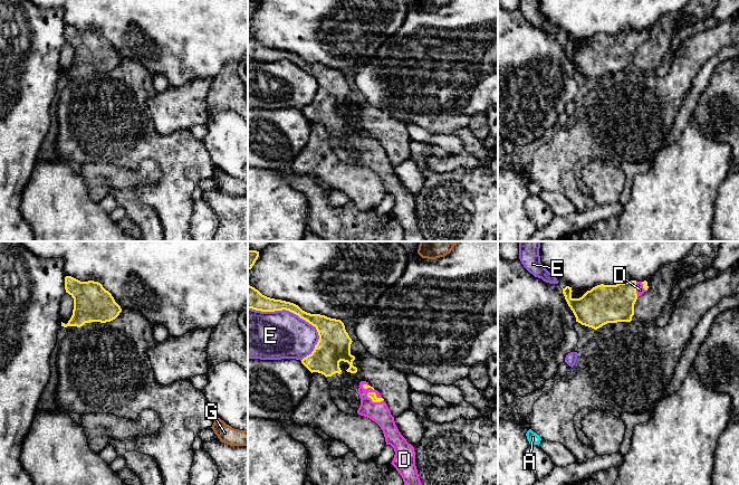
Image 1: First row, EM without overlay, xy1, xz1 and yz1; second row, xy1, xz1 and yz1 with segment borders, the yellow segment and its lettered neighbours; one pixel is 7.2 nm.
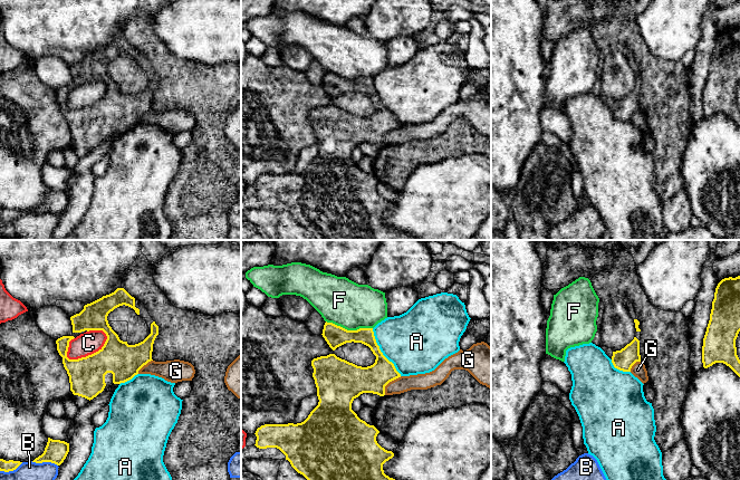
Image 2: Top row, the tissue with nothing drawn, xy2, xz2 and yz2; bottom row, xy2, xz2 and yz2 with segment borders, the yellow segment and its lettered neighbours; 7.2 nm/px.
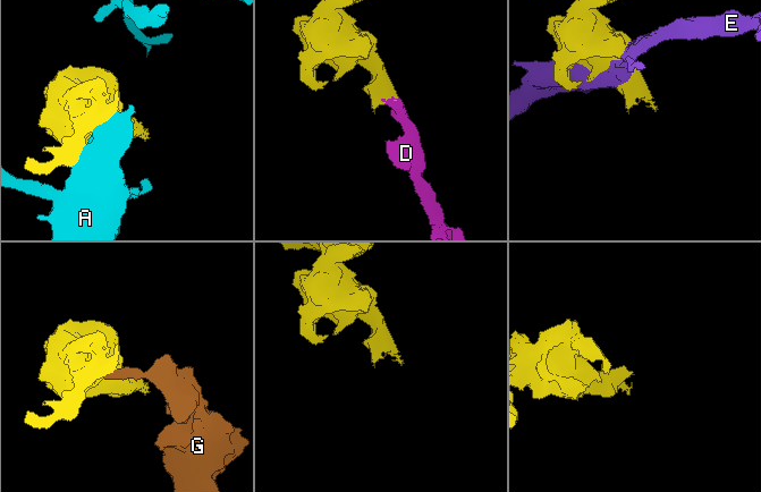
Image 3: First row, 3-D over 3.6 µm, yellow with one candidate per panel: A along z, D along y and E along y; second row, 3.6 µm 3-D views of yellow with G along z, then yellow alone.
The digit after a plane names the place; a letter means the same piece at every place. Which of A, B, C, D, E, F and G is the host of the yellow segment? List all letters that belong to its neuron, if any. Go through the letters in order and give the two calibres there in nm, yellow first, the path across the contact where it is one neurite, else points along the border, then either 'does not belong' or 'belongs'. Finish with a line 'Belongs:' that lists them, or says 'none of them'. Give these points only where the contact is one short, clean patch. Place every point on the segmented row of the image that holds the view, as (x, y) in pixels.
A: 200 nm thick on the yellow side, 420 nm on the other; does not belong
B: 160 nm thick on the yellow side, 130 nm on the other; does not belong
C: 260 nm thick on the yellow side, 160 nm on the other; does not belong
D: 50 nm thick on the yellow side, 140 nm on the other; runs through xz1 (371, 395), (367, 395), (377, 411); belongs
E: 140 nm thick on the yellow side, 360 nm on the other; does not belong
F: 150 nm thick on the yellow side, 340 nm on the other; border along xz2 (326, 320), (347, 329), (372, 328); does not belong
G: 220 nm thick on the yellow side, 120 nm on the other; border along xz2 (401, 376), (392, 380), (385, 386), (384, 394); does not belong
Belongs: D

